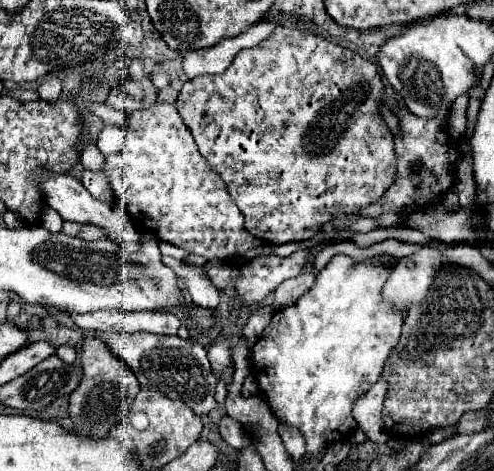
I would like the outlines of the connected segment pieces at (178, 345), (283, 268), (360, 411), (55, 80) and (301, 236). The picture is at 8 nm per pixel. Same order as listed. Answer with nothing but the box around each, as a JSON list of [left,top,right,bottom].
[[101,331,217,415],[237,245,319,305],[353,377,387,445],[39,77,63,103],[175,27,397,243]]

